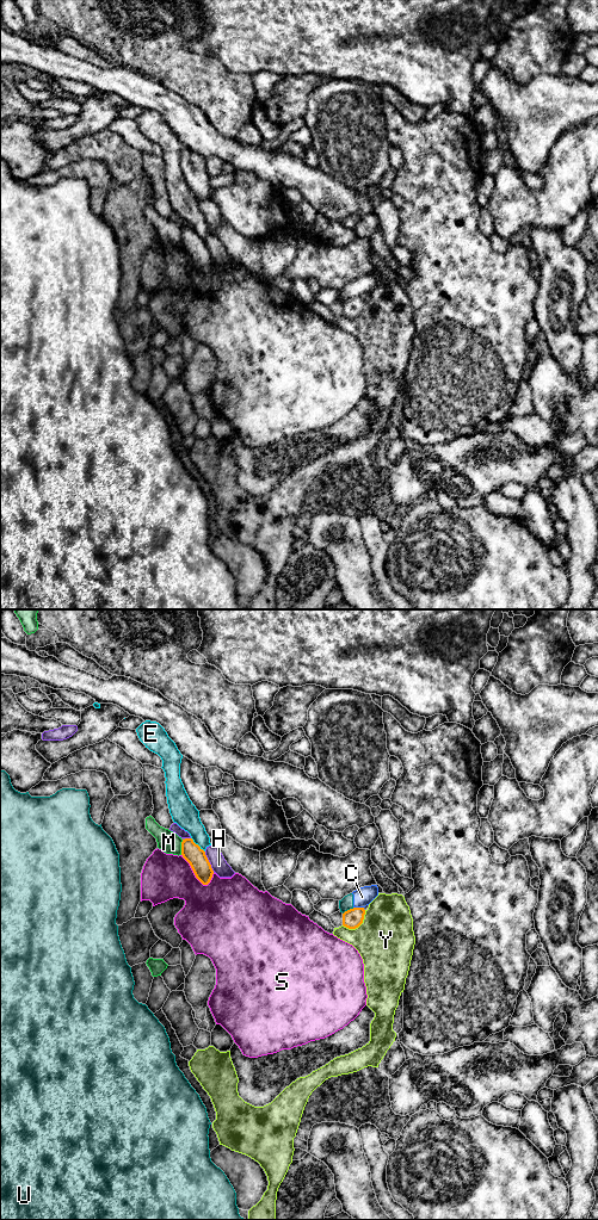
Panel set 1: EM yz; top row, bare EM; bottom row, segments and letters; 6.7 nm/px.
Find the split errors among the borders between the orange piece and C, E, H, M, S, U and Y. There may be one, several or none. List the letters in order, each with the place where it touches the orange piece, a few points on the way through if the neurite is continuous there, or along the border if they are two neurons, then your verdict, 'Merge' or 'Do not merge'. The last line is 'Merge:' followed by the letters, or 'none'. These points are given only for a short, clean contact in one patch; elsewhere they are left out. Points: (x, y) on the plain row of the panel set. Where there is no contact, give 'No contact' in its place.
C: Touches orange at yz (358, 297). Boundary: yz (353, 296), (363, 297). Do not merge
E: Touches orange at yz (197, 234). Do not merge
H: Touches orange at yz (209, 252). Do not merge
M: Touches orange at yz (182, 236). Boundary: yz (183, 229), (180, 243). Do not merge
S: Touches orange at yz (192, 259). Do not merge
U: Touches orange at yz (347, 299). Do not merge
Y: Touches orange at yz (358, 315). Do not merge
Merge: none

